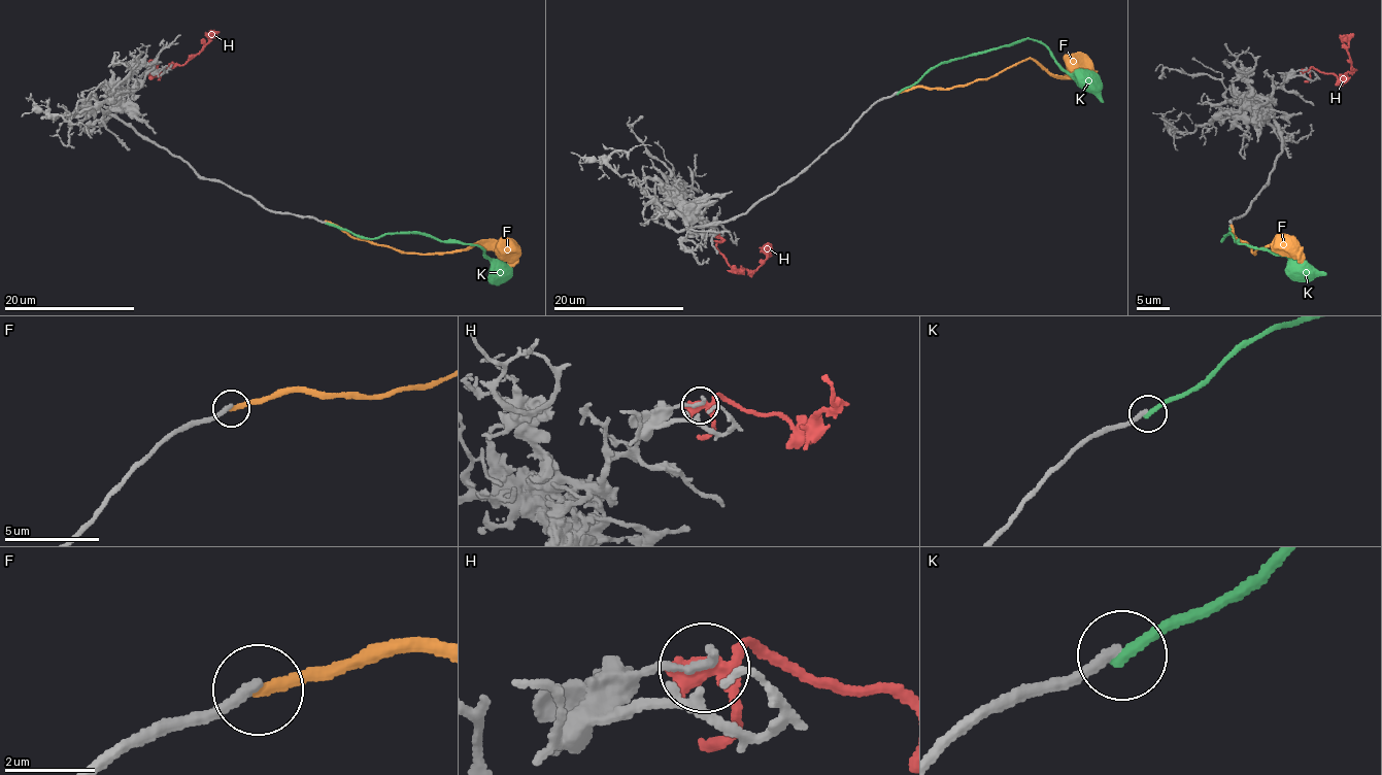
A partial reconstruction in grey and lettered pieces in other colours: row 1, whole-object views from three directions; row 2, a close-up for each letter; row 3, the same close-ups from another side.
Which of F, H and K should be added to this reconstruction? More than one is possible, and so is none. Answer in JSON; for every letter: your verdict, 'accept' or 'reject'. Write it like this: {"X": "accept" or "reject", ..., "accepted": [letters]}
{"F": "reject", "H": "reject", "K": "accept", "accepted": ["K"]}

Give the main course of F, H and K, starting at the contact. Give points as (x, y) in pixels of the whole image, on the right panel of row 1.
F: (1231, 226), (1255, 254), (1256, 249), (1278, 242), (1294, 241), (1278, 247)
H: (1306, 70), (1316, 68), (1332, 73), (1341, 81), (1344, 79), (1352, 70), (1343, 35)
K: (1231, 227), (1221, 240), (1225, 235), (1234, 234), (1239, 244), (1292, 255), (1325, 274)

